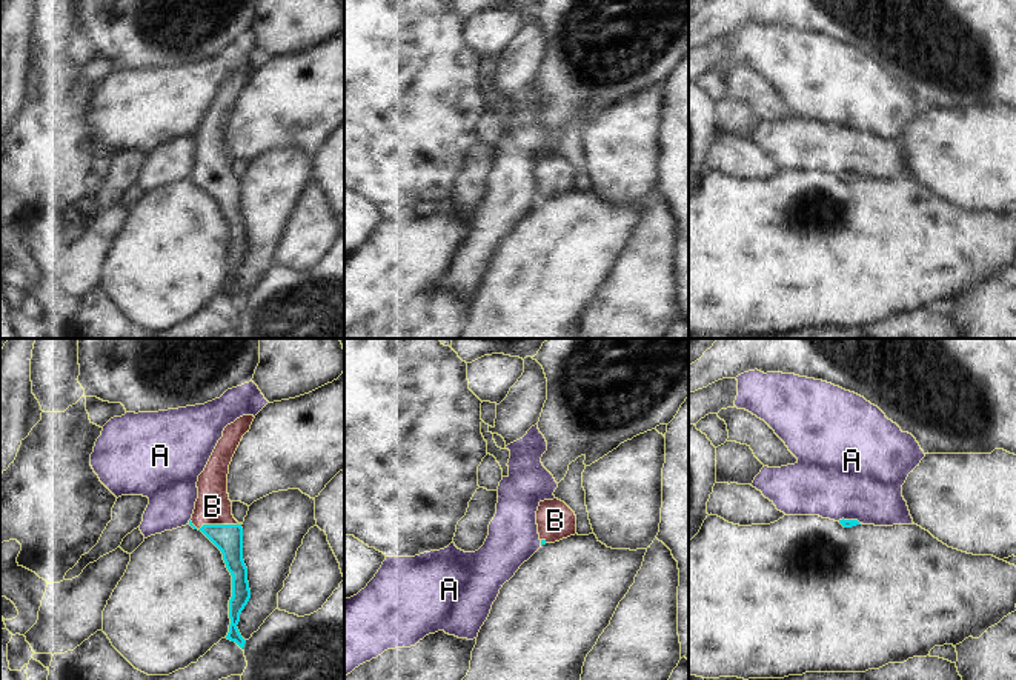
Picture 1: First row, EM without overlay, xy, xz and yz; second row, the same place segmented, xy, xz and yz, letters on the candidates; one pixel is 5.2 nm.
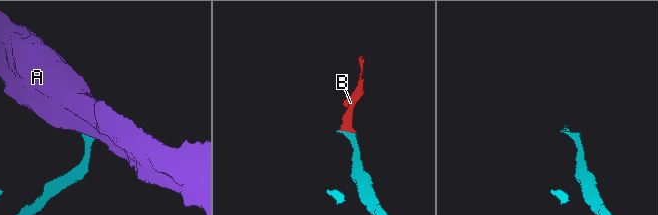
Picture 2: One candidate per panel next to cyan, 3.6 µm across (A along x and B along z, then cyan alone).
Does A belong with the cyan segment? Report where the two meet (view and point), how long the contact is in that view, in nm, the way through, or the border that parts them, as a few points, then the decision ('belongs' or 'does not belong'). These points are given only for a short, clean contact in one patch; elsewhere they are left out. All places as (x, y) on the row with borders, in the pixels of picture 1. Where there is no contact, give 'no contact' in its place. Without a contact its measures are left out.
yz (849, 520) | 120 nm | along yz (838, 520), (849, 519), (859, 523) | does not belong

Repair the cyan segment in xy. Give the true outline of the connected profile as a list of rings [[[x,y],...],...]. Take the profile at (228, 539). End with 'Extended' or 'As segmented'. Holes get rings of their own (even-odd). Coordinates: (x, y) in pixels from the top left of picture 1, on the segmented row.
[[[243,415],[227,425],[218,440],[204,471],[198,475],[198,498],[189,525],[201,531],[223,554],[227,571],[232,575],[232,597],[229,600],[227,640],[241,649],[246,640],[237,625],[240,614],[251,598],[247,568],[243,560],[243,528],[232,515],[232,502],[227,494],[227,474],[232,457],[254,415]]]. Extended.

